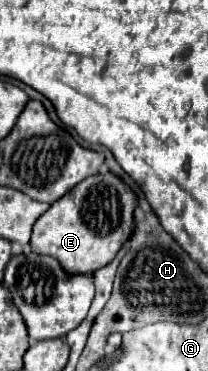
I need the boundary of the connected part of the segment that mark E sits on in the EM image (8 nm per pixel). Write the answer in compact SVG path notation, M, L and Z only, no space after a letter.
M94 174L56 200L36 220L30 240L32 252L56 258L68 274L90 274L106 266L130 238L134 228L134 208L136 196L120 178L114 174Z

